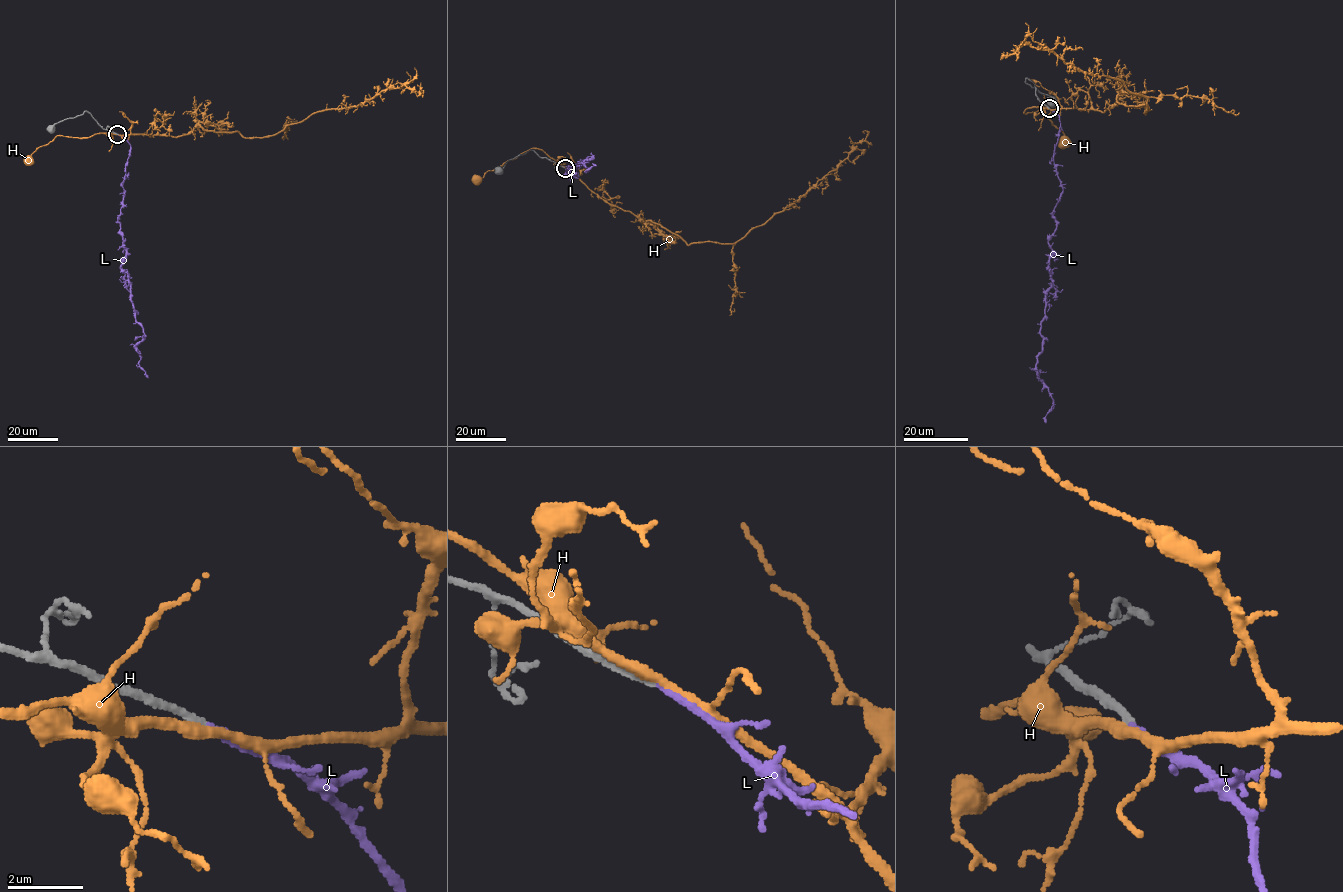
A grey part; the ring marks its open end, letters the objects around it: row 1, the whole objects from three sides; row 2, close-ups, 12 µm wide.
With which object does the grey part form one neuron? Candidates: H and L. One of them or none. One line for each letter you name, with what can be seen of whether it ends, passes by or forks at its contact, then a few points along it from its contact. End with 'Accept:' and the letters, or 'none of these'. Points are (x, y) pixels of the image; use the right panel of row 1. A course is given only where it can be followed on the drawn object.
L: it ends; course (1049, 108), (1060, 123), (1053, 161), (1063, 192), (1052, 214), (1052, 286), (1036, 366), (1052, 399), (1046, 422)
Accept: L

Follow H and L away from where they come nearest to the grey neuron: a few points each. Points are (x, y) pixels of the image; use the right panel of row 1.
H: (1048, 108), (1028, 107), (1023, 112), (1040, 110), (1062, 132), (1064, 144)
L: (1049, 108), (1060, 123), (1053, 161), (1063, 192), (1052, 214), (1052, 286), (1036, 366), (1052, 399), (1046, 422)

